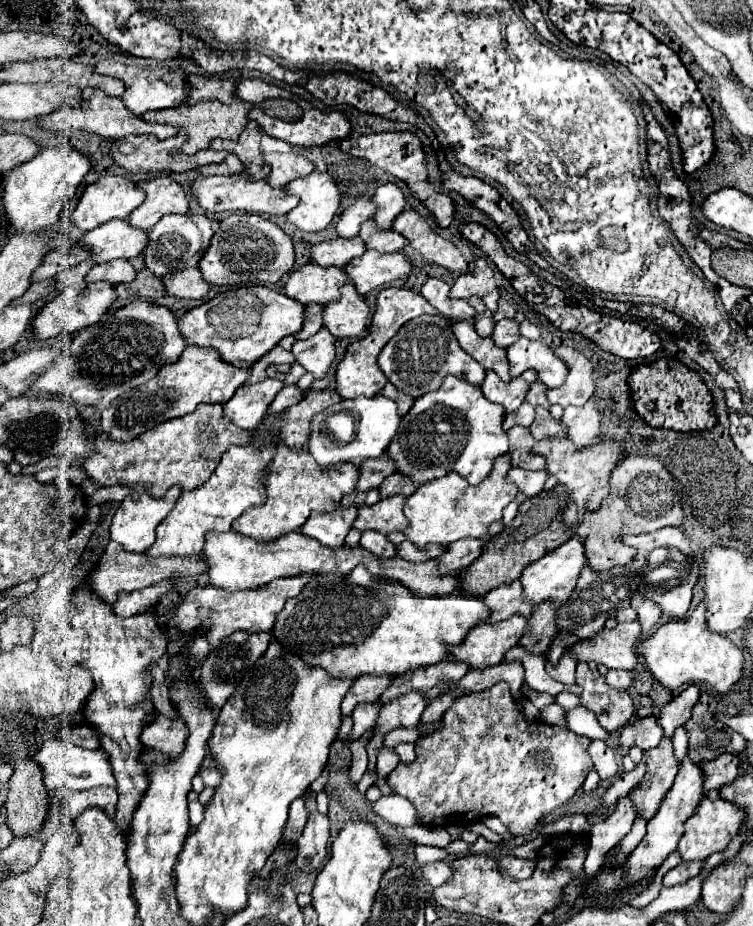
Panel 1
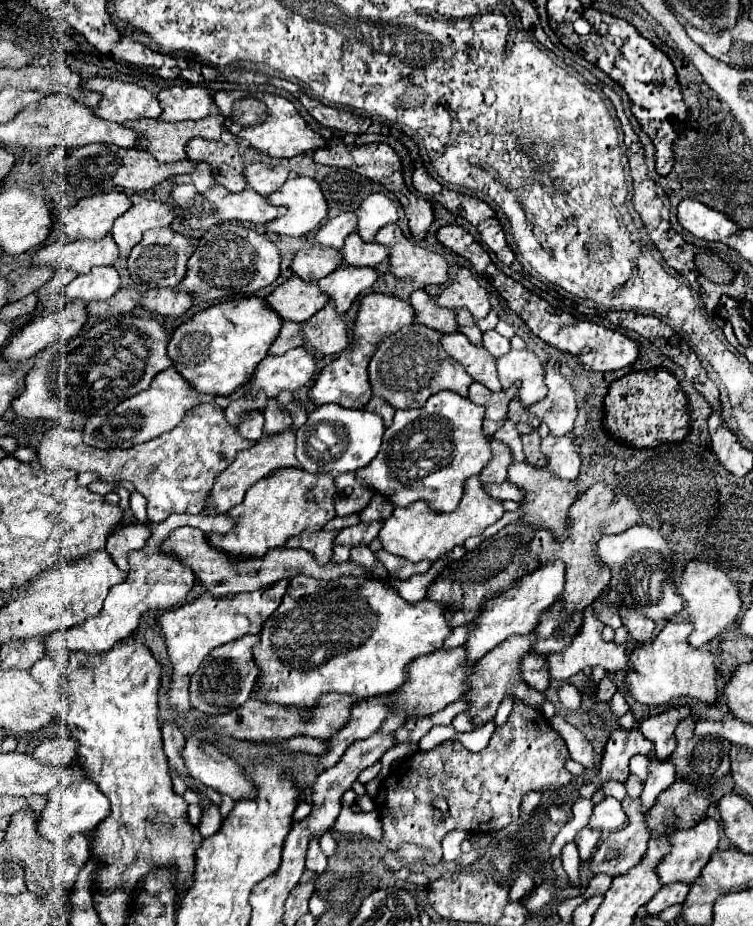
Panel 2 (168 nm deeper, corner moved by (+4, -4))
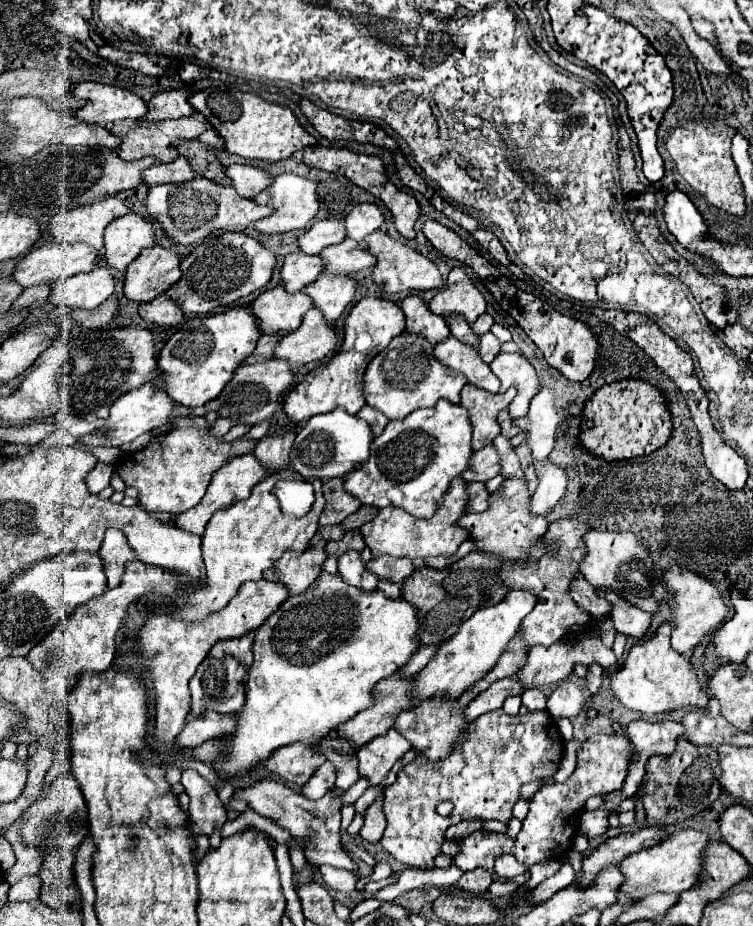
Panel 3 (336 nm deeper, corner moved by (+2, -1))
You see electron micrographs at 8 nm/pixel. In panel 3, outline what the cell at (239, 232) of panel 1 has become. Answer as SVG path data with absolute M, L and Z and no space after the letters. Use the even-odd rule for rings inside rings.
M215 233L207 237L191 255L181 261L181 279L167 291L183 313L209 315L215 307L231 305L237 299L265 287L275 269L275 257L269 249L259 245L245 233ZM221 237L221 239L219 239Z

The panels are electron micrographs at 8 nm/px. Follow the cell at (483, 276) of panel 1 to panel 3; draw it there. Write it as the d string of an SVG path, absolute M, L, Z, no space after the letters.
M459 267L451 269L445 287L439 289L437 295L429 301L431 313L435 315L459 313L469 323L473 323L485 311L485 305L487 303L479 289L469 281L469 277Z

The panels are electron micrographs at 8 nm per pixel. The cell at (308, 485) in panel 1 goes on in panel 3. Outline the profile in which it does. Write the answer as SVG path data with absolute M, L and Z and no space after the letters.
M271 475L263 481L259 481L251 497L231 505L229 509L217 511L203 535L203 561L205 561L205 577L197 581L189 581L193 587L189 587L185 593L175 597L153 597L153 601L147 601L147 609L151 613L175 613L185 621L203 621L207 615L223 609L233 595L239 591L243 581L259 581L261 573L269 569L285 551L303 553L309 547L309 541L317 533L317 517L321 515L321 509L325 507L321 481L311 481L315 487L315 503L311 511L297 519L291 515L283 515L279 509L279 501L273 499L273 481L277 475Z

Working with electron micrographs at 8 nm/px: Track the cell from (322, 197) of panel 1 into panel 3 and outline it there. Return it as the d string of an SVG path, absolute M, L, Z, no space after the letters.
M283 173L279 177L273 179L273 183L269 187L265 187L261 193L257 193L253 197L255 203L259 205L271 205L275 211L271 217L265 217L265 219L259 219L253 223L253 227L259 231L259 233L287 233L287 231L299 231L299 229L305 229L307 223L315 217L315 213L319 211L319 199L317 199L317 191L315 191L315 183L305 179L305 177L299 177L299 175L293 175L293 173Z

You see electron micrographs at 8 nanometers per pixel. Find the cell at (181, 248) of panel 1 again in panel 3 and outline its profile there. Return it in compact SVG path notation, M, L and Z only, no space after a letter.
M159 245L145 249L127 269L123 297L133 303L153 301L181 277L181 255Z

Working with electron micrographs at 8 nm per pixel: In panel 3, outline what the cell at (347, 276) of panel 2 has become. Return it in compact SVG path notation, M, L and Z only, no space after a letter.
M321 273L317 281L303 287L301 291L311 297L313 305L323 313L325 321L333 325L343 309L355 295L355 279L349 275L329 275Z

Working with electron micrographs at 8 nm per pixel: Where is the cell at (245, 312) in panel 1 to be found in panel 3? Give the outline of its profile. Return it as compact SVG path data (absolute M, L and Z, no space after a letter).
M233 307L219 315L189 319L161 349L157 357L159 375L153 379L155 387L163 389L173 403L185 407L199 407L215 399L227 385L233 369L253 353L255 343L261 337L261 331L255 325L249 307Z

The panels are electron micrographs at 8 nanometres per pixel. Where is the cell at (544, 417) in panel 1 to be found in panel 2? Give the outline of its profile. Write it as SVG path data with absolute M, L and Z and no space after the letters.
M533 430L531 434L521 436L523 440L523 452L525 452L525 460L533 466L545 466L545 458L541 454L541 436L537 430Z

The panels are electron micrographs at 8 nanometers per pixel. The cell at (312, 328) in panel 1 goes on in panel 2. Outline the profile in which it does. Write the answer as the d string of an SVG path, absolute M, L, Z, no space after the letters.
M285 320L283 328L281 328L281 336L277 336L277 342L269 348L269 354L279 356L279 354L285 354L287 350L291 350L295 346L301 346L303 336L301 336L299 330L301 330L301 324Z

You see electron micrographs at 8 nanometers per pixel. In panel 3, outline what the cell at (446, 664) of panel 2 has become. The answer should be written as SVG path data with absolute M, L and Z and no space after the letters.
M393 675L377 683L375 687L377 689L373 689L373 707L363 709L361 713L357 713L357 717L351 717L349 721L345 721L345 725L337 727L337 733L343 739L353 741L357 747L369 743L381 733L387 733L387 729L393 727L395 717L401 711L407 711L411 703L413 679Z

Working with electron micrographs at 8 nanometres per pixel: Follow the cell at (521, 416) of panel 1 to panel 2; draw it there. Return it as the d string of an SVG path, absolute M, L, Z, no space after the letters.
M505 420L505 424L493 434L493 438L505 442L505 444L511 448L511 452L513 452L513 462L525 460L523 450L521 450L521 436L519 436L517 424L515 424L513 420Z

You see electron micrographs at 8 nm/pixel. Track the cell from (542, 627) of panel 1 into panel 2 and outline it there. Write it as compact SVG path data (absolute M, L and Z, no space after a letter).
M535 632L525 634L525 636L511 636L511 638L503 640L503 644L495 646L491 652L487 652L479 660L479 664L475 664L475 672L469 676L467 698L471 700L471 708L467 712L473 716L473 720L475 720L477 726L491 722L493 716L495 716L495 712L497 712L497 708L501 706L501 700L505 696L509 696L509 694L513 694L515 698L523 700L523 704L527 704L527 706L531 706L535 710L543 708L545 694L535 692L533 688L527 688L527 684L521 678L521 660L531 650L533 640L535 640Z

